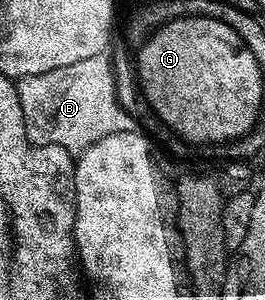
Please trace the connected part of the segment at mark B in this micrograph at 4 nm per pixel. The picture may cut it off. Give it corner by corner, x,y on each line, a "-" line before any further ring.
106,55
85,58
81,62
73,62
73,66
61,66
45,74
24,76
18,81
17,87
25,118
25,130
32,145
61,148
65,152
78,154
93,146
93,142
101,142
101,138
109,138
109,134
136,131
134,118
124,110
121,102
117,102
113,66

